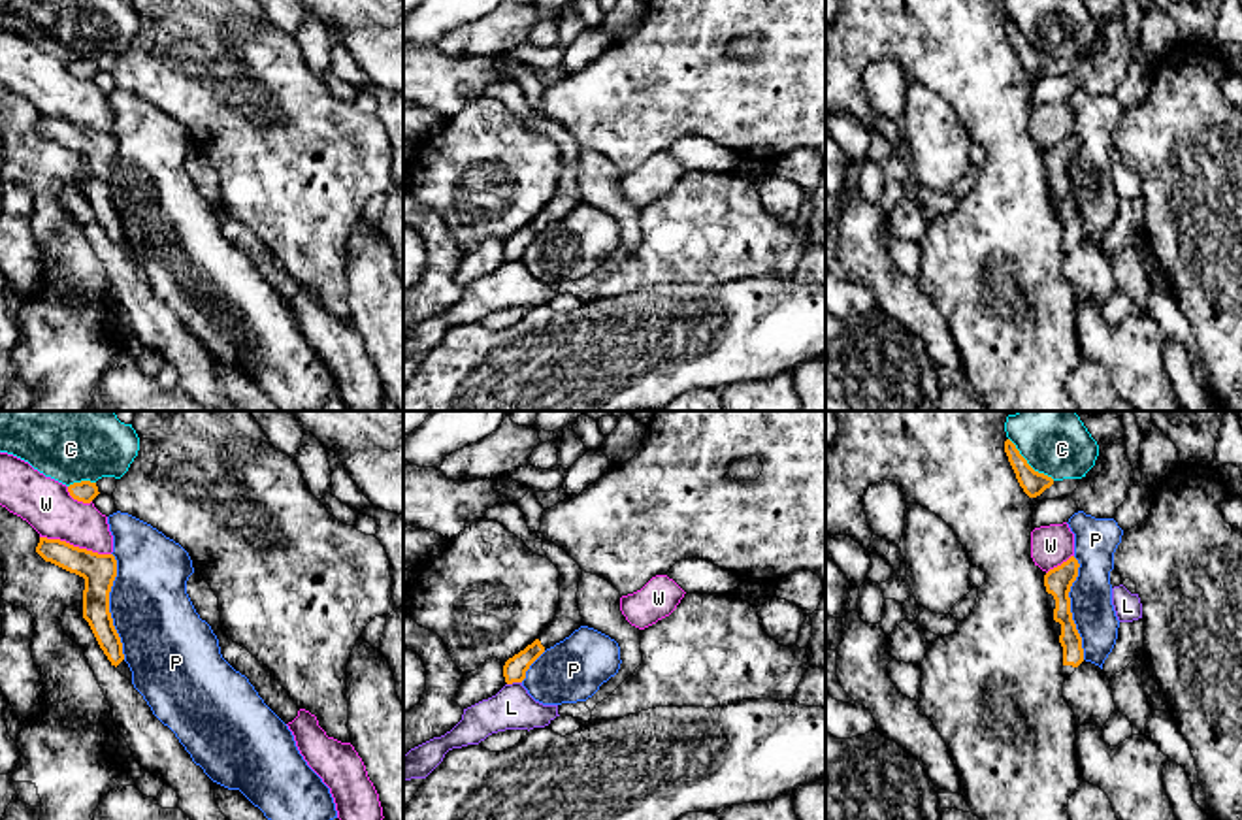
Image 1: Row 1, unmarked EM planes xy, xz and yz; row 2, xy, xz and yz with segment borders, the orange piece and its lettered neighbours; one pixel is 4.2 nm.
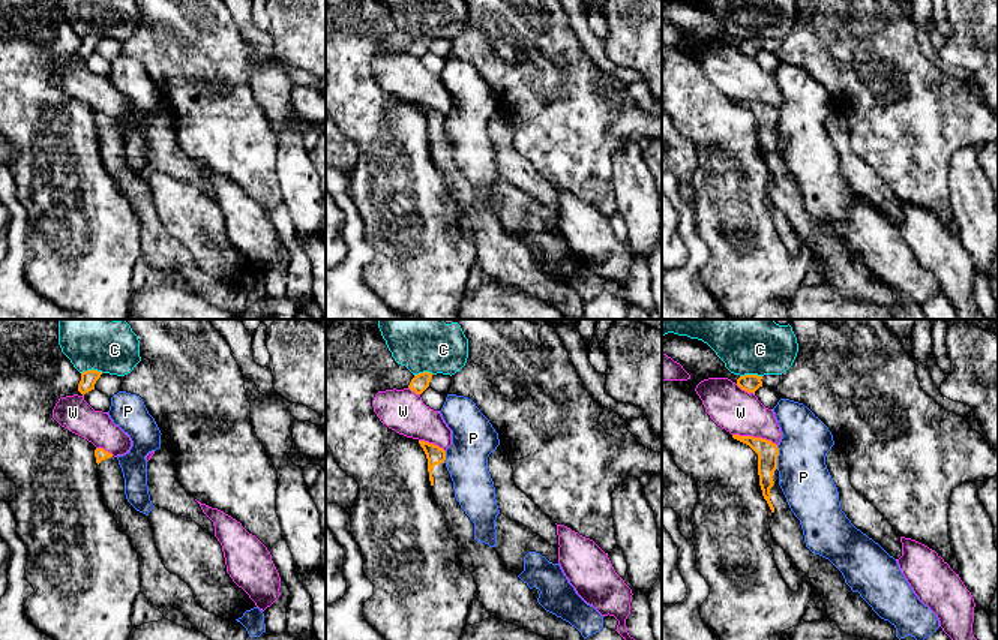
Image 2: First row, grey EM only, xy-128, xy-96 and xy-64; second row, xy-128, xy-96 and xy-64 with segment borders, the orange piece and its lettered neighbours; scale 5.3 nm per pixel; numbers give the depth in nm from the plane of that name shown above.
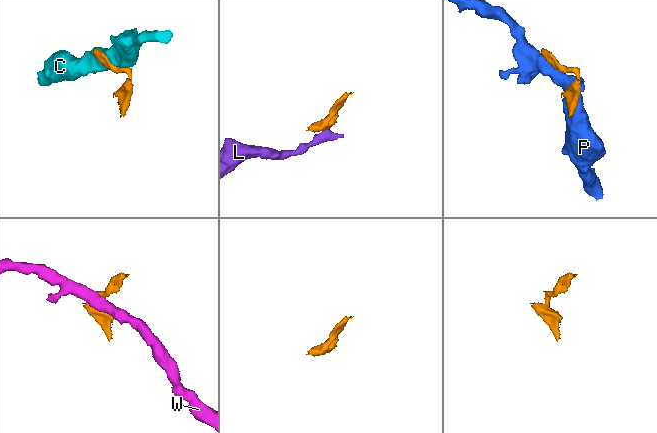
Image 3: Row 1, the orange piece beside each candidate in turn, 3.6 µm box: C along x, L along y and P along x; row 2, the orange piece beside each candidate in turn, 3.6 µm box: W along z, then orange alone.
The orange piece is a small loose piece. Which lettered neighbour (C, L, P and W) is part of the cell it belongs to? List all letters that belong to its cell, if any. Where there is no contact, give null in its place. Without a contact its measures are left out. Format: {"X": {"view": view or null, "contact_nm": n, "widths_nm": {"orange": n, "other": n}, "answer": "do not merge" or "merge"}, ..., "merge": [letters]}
{"C": {"view": "yz", "contact_nm": 260, "widths_nm": {"orange": 110, "other": 240}, "answer": "do not merge"}, "L": {"view": "xz", "contact_nm": 70, "widths_nm": {"orange": 100, "other": 180}, "answer": "do not merge"}, "P": {"view": "xy", "contact_nm": 460, "widths_nm": {"orange": 140, "other": 340}, "answer": "do not merge"}, "W": {"view": "xy", "contact_nm": 320, "widths_nm": {"orange": 140, "other": 220}, "answer": "do not merge"}, "merge": []}

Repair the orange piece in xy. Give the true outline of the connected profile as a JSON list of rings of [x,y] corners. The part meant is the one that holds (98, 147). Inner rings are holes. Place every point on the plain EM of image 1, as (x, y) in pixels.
[[[40,115],[36,130],[70,151],[85,156],[83,196],[89,200],[100,226],[132,262],[132,249],[124,239],[123,221],[109,190],[109,170],[117,155],[117,138],[113,132],[98,132],[74,124],[60,117]]]

